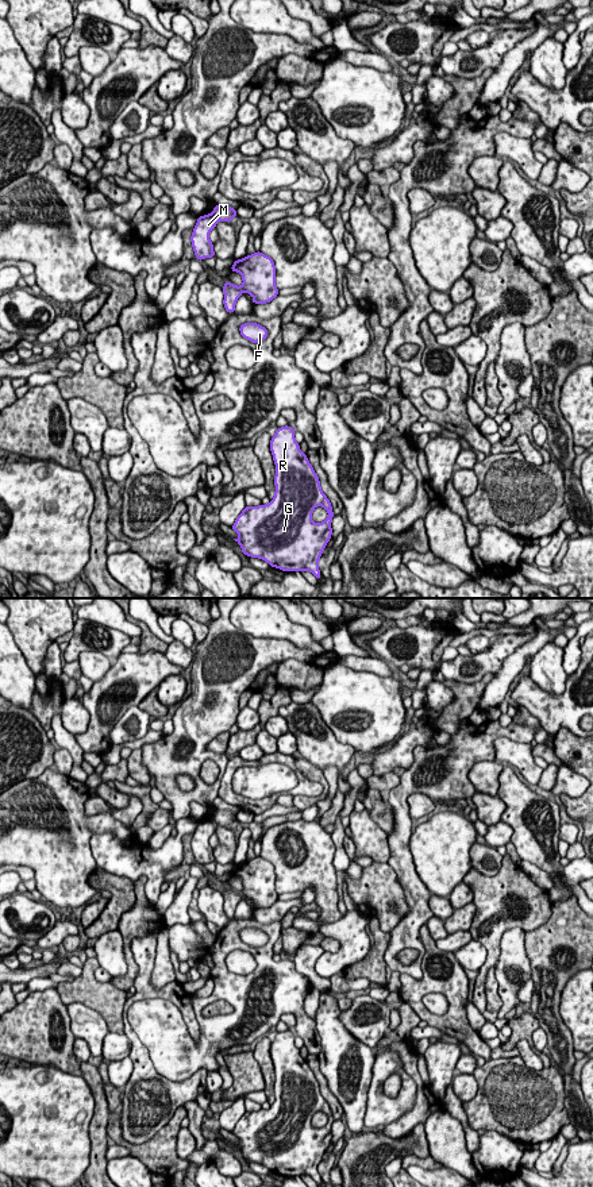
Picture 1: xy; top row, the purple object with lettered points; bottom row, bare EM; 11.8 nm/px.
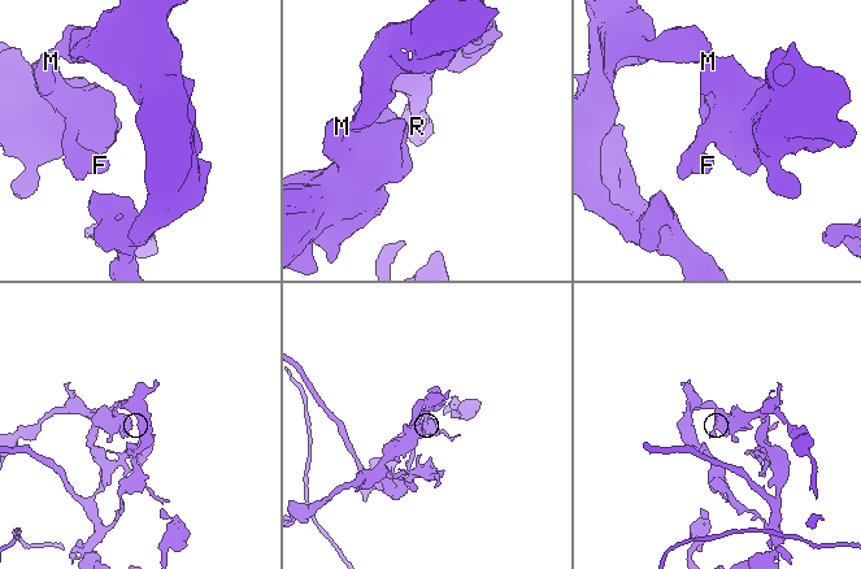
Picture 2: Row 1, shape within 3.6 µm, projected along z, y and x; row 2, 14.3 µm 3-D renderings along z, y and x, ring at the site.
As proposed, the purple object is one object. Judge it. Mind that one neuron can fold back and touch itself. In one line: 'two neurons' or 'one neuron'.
two neurons

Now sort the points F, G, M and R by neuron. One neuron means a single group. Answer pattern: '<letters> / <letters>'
F M / G R

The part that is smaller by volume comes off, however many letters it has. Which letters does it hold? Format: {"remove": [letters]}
{"remove": ["F", "M"]}

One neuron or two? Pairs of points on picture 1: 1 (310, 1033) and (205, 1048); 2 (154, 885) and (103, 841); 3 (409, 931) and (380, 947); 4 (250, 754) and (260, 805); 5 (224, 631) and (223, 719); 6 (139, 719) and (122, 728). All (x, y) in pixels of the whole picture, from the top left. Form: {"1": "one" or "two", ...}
{"1": "one", "2": "one", "3": "two", "4": "two", "5": "one", "6": "one"}

